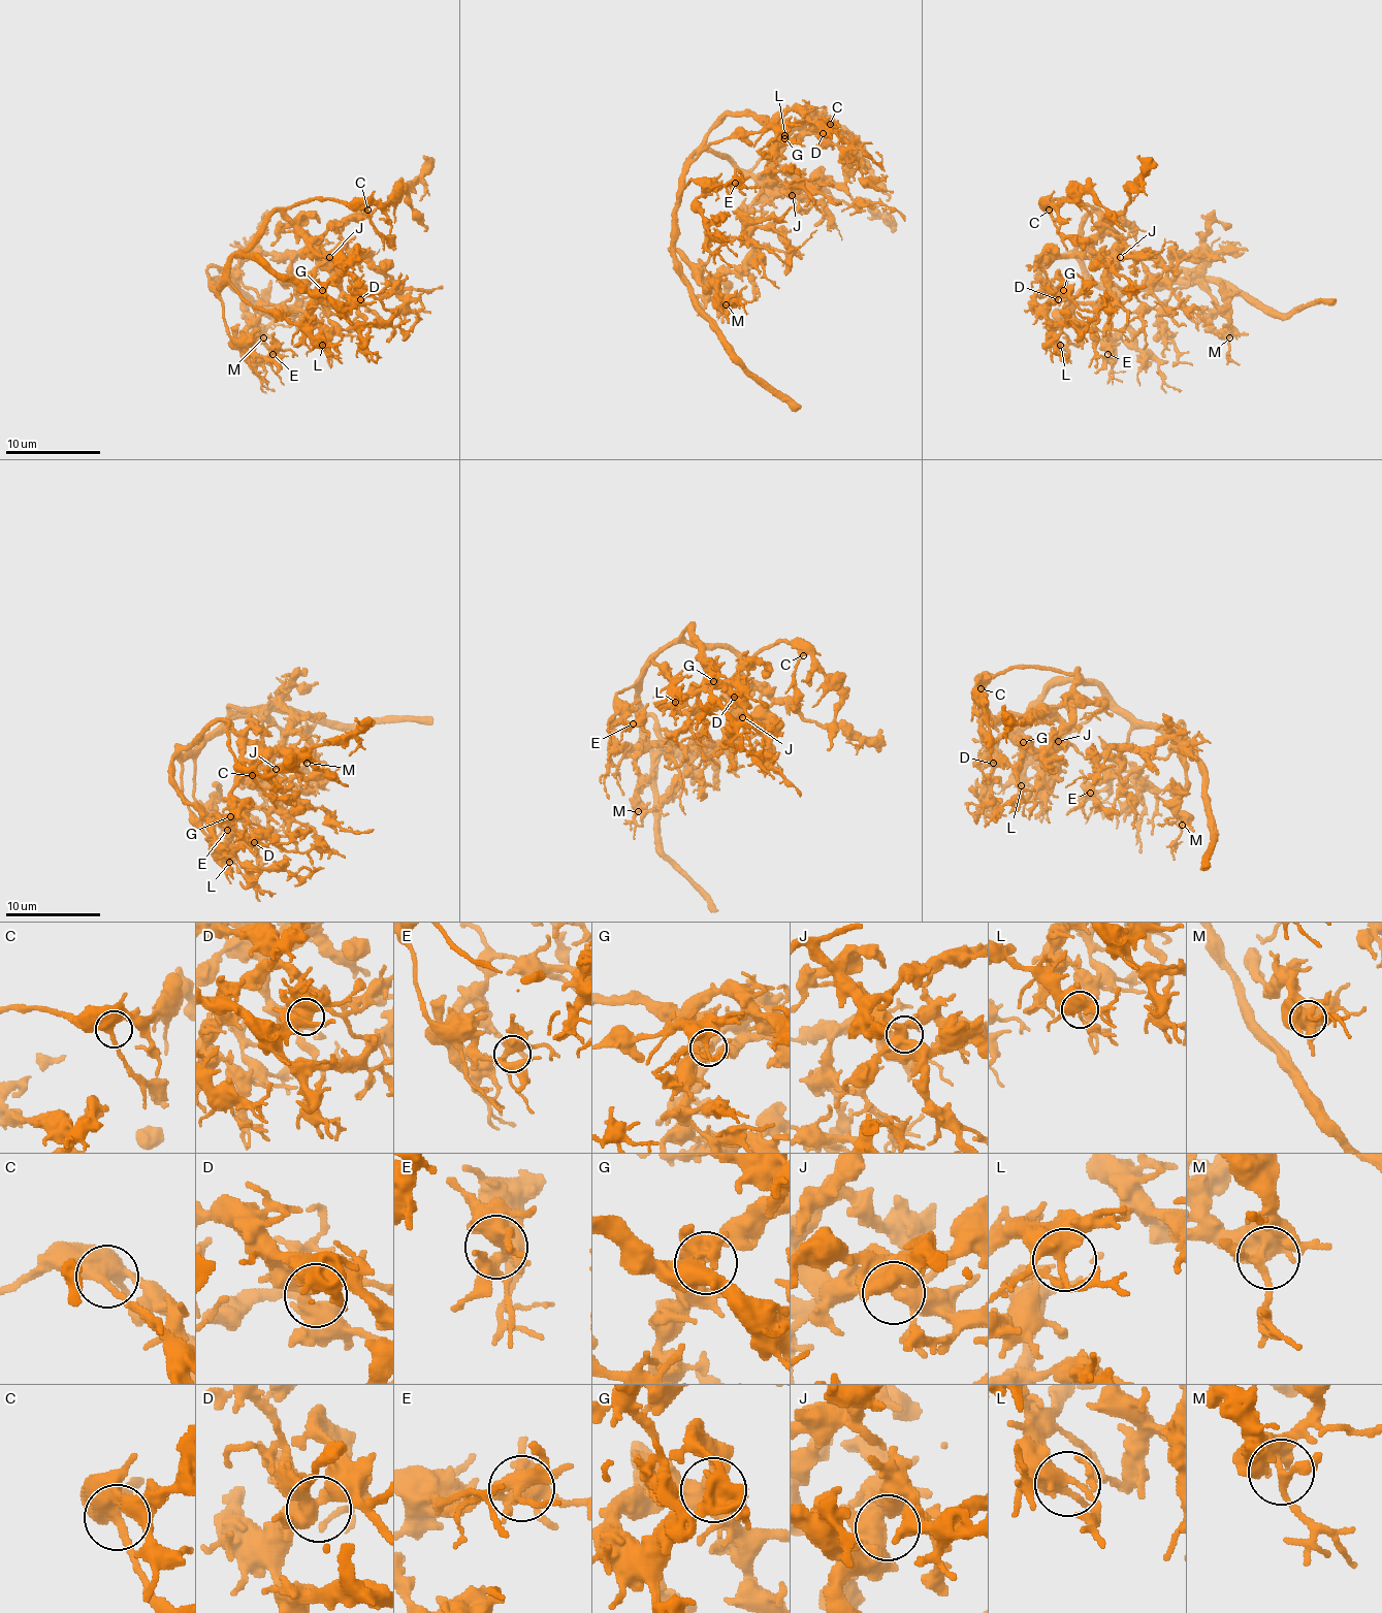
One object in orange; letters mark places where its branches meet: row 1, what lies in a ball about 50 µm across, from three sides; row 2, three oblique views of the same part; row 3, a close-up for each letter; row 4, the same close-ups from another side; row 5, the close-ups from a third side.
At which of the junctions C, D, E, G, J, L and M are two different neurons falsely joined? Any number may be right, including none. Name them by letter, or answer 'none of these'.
none of these

